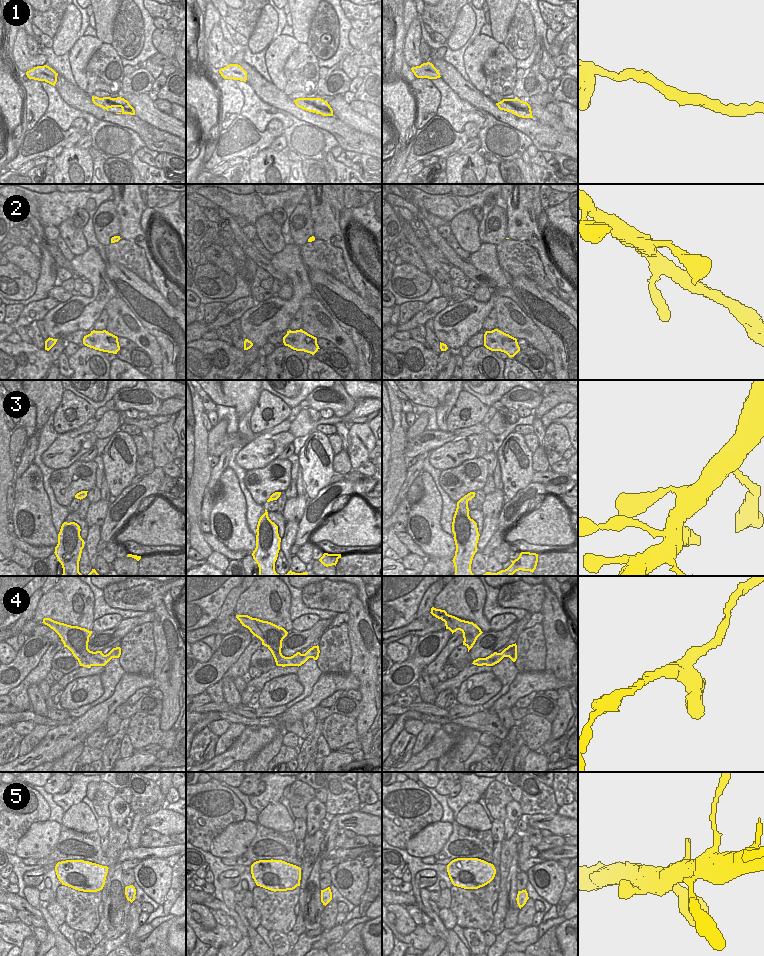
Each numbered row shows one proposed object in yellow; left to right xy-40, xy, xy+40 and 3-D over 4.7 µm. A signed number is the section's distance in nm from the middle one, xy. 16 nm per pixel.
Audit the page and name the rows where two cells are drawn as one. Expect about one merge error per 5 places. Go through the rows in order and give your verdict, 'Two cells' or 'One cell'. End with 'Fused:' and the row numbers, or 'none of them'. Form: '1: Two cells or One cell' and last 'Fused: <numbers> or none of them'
1: One cell
2: One cell
3: One cell
4: One cell
5: One cell
Fused: none of them.

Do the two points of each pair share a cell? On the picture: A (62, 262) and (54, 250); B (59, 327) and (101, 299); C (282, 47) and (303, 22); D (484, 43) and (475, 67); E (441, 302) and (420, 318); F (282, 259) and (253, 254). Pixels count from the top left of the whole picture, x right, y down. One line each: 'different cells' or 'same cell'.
A: same cell
B: same cell
C: different cells
D: same cell
E: same cell
F: different cells

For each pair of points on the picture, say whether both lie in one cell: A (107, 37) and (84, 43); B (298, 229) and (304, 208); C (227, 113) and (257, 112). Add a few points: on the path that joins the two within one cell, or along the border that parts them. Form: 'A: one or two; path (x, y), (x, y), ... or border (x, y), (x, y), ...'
A: two; border (96, 37), (103, 42)
B: one; path (301, 224), (302, 213)
C: two; border (240, 89), (243, 95), (243, 106), (239, 114)

